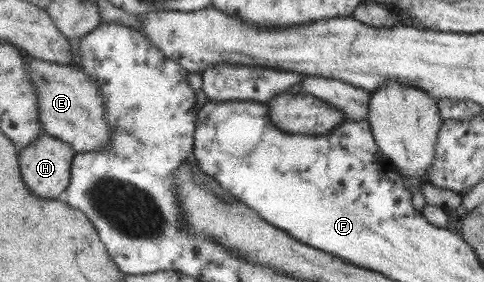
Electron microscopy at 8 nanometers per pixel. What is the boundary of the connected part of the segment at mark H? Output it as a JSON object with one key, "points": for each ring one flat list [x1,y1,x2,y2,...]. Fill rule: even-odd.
{"points":[[40,132,34,141,28,142,28,145,17,152,19,173,25,187,28,187,30,193,34,193,38,197,57,200,69,185,71,161,75,154,75,151,68,144]]}

